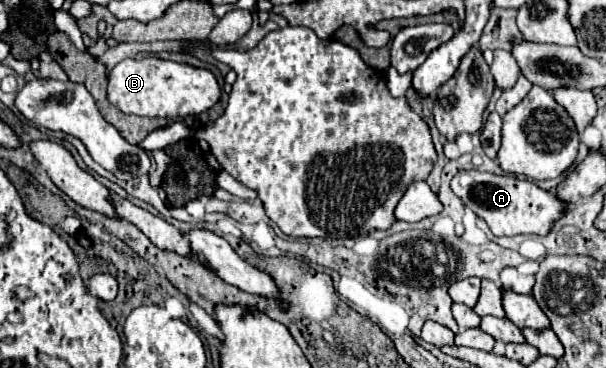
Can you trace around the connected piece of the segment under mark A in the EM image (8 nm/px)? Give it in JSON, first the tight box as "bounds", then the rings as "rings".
{"bounds":[451,169,563,235],"rings":[[[477,169],[459,171],[451,179],[453,193],[469,207],[477,217],[481,217],[493,235],[517,235],[517,233],[535,233],[547,235],[553,221],[563,215],[563,203],[555,197],[555,193],[539,189],[535,183],[527,179],[519,179],[515,175],[493,175]]]}

